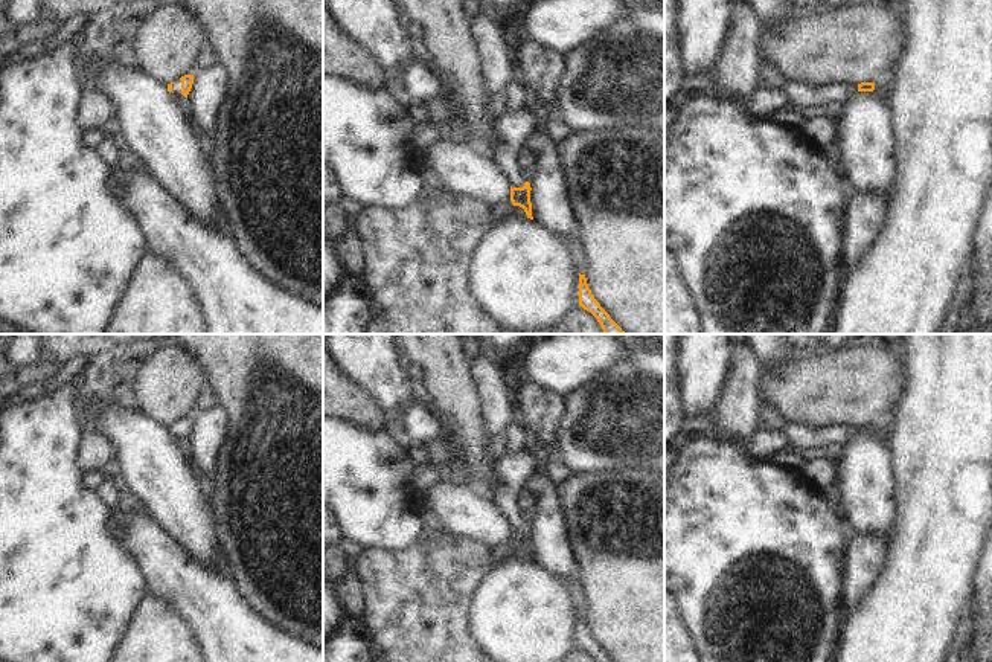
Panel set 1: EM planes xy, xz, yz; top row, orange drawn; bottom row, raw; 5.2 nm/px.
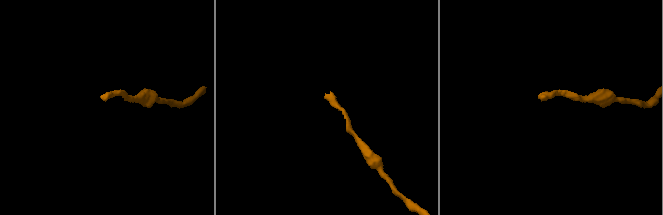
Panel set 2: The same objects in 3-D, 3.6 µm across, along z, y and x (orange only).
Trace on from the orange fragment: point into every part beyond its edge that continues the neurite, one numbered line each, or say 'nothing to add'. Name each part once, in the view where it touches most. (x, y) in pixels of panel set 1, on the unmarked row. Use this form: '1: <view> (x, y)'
1: xy (176, 435)

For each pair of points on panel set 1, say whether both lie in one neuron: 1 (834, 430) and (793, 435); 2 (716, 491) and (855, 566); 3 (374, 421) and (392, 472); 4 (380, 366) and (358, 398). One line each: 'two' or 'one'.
1: one
2: two
3: two
4: two

